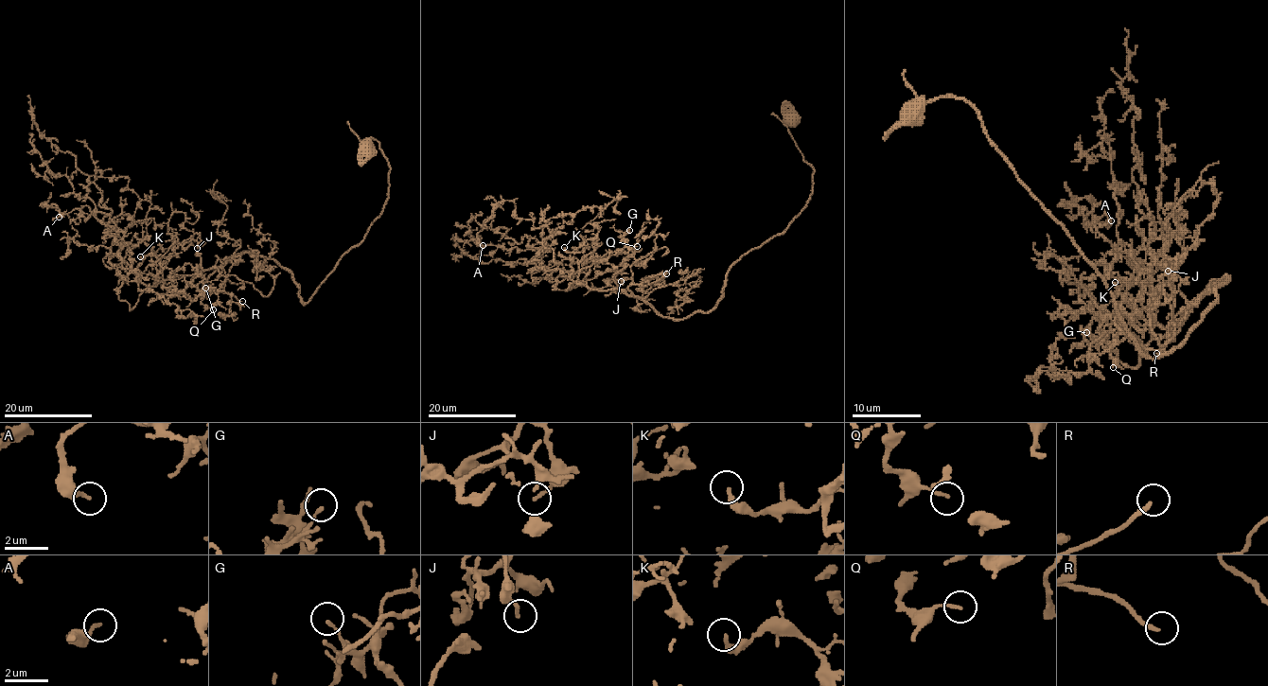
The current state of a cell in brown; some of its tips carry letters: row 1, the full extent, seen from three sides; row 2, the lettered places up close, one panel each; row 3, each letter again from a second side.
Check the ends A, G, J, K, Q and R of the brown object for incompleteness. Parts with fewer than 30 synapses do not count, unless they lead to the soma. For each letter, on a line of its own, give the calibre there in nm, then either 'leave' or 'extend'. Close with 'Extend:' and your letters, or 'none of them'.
A: 190 nm | leave
G: 120 nm | leave
J: 130 nm | leave
K: 160 nm | leave
Q: 140 nm | leave
R: 180 nm | extend
Extend: R

